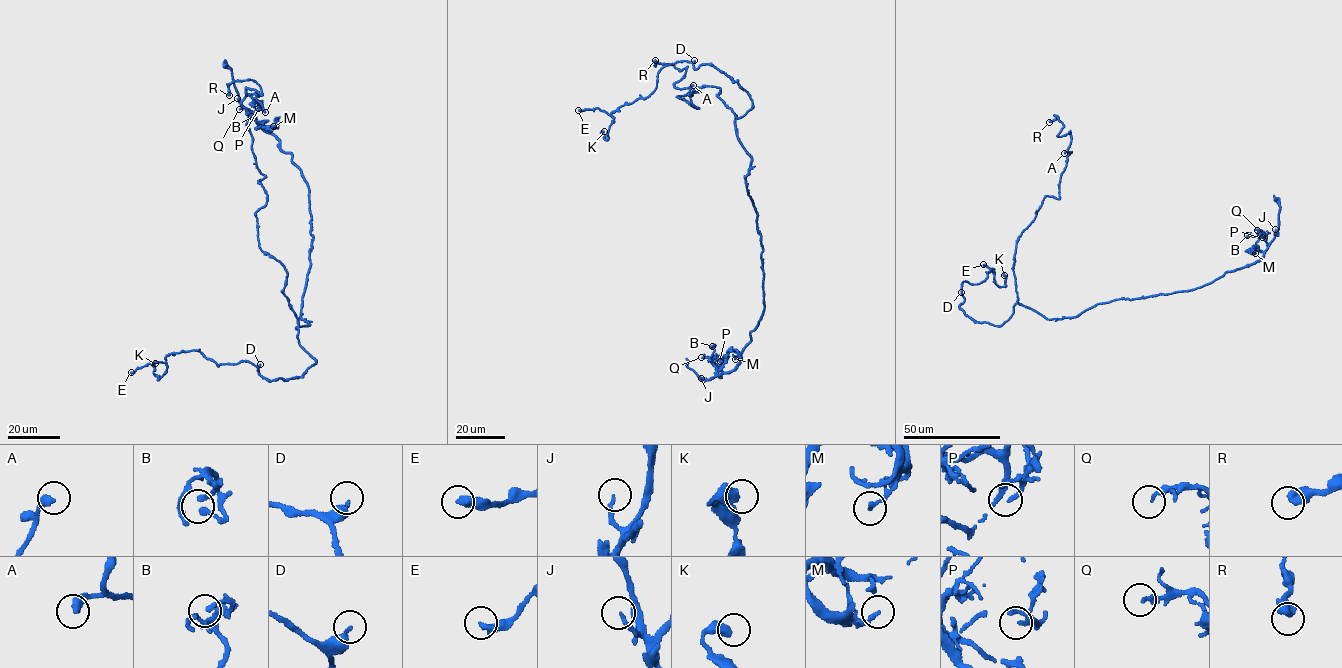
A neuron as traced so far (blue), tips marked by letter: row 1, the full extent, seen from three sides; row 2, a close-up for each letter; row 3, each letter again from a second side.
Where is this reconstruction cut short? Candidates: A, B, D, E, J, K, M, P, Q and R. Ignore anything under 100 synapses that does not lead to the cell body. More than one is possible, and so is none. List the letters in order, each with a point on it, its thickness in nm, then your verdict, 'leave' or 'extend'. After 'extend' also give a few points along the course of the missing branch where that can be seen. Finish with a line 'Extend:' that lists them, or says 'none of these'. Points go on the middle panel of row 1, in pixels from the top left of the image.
A: at (693, 85); 380 nm thick; leave
B: at (712, 346); 190 nm thick; leave
D: at (694, 60); 200 nm thick; leave
E: at (578, 110); 300 nm thick; leave
J: at (701, 378); 190 nm thick; leave
K: at (604, 131); 500 nm thick; leave
M: at (735, 359); 190 nm thick; leave
P: at (720, 361); 170 nm thick; leave
Q: at (701, 357); 180 nm thick; leave
R: at (655, 60); 500 nm thick; leave
Extend: none of these

